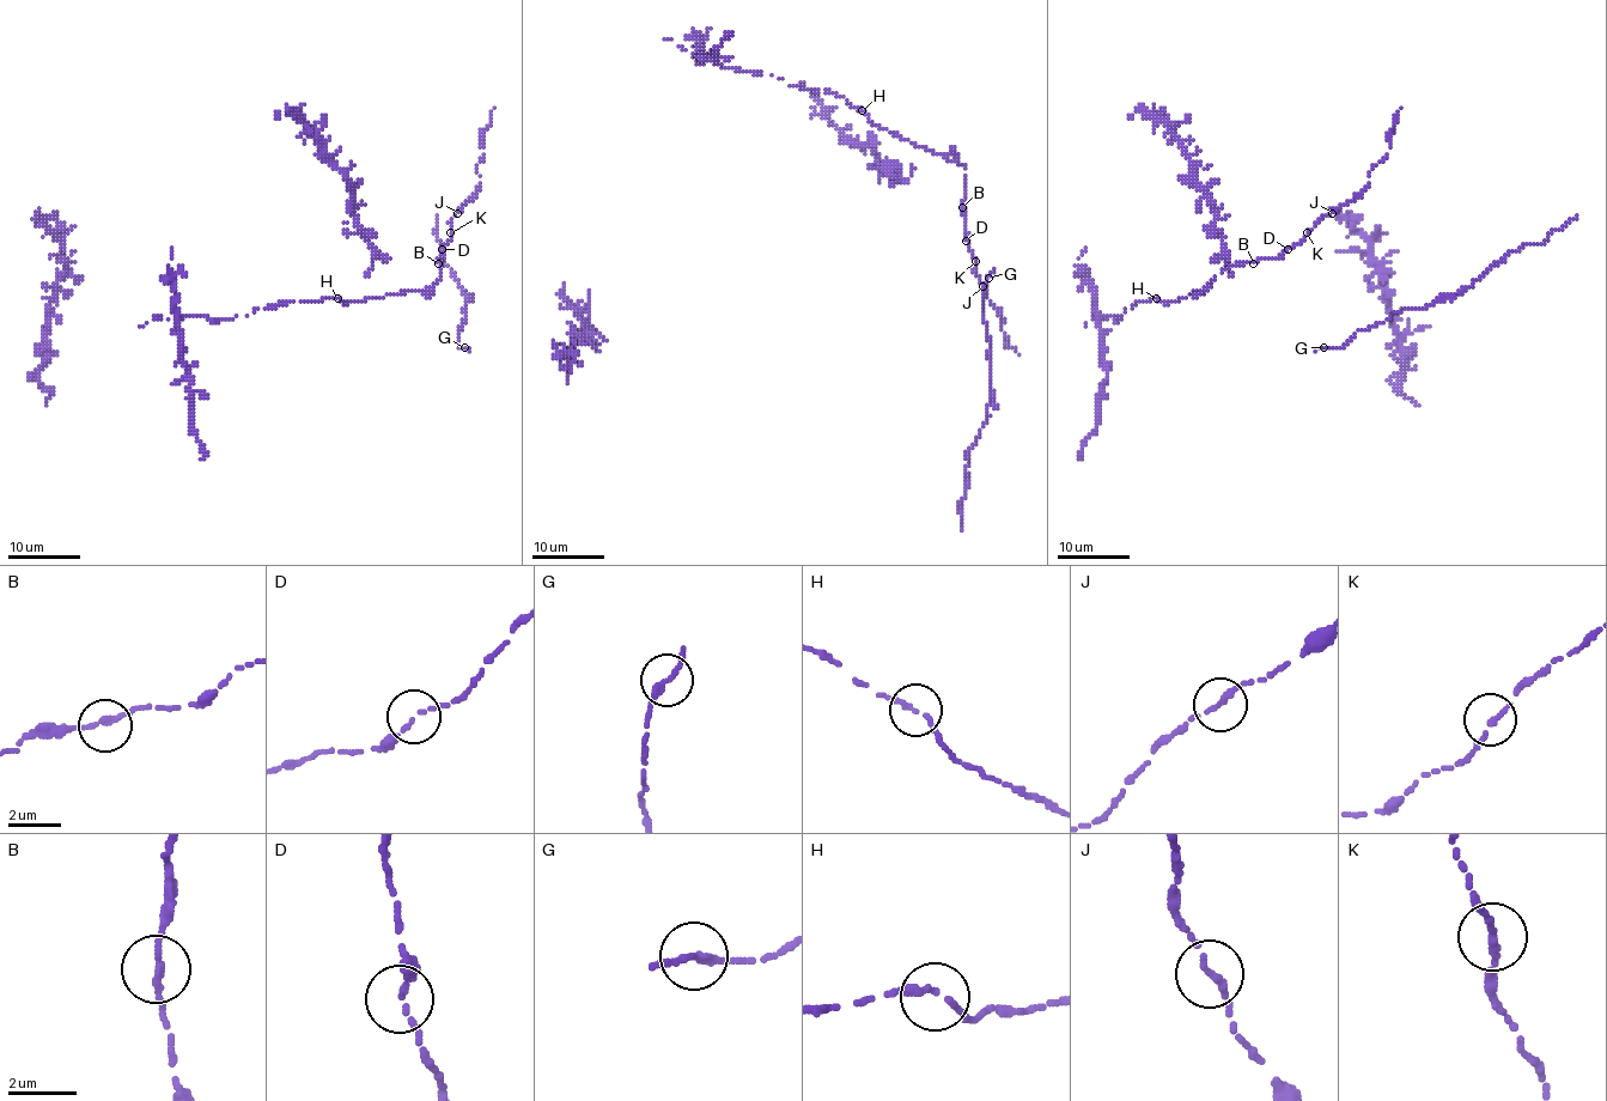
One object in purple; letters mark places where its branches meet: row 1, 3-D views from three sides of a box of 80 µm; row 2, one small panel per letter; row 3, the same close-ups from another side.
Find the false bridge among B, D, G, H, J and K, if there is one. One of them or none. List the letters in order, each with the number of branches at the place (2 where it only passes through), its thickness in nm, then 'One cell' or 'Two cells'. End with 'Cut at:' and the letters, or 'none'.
B: Branches: 2. Thickness 200 nm. One cell
D: Branches: 2. Thickness 150 nm. One cell
G: Branches: 2. Thickness 240 nm. One cell
H: Branches: 2. Thickness 200 nm. One cell
J: Branches: 2. Thickness 220 nm. One cell
K: Branches: 2. Thickness 190 nm. One cell
Cut at: none

